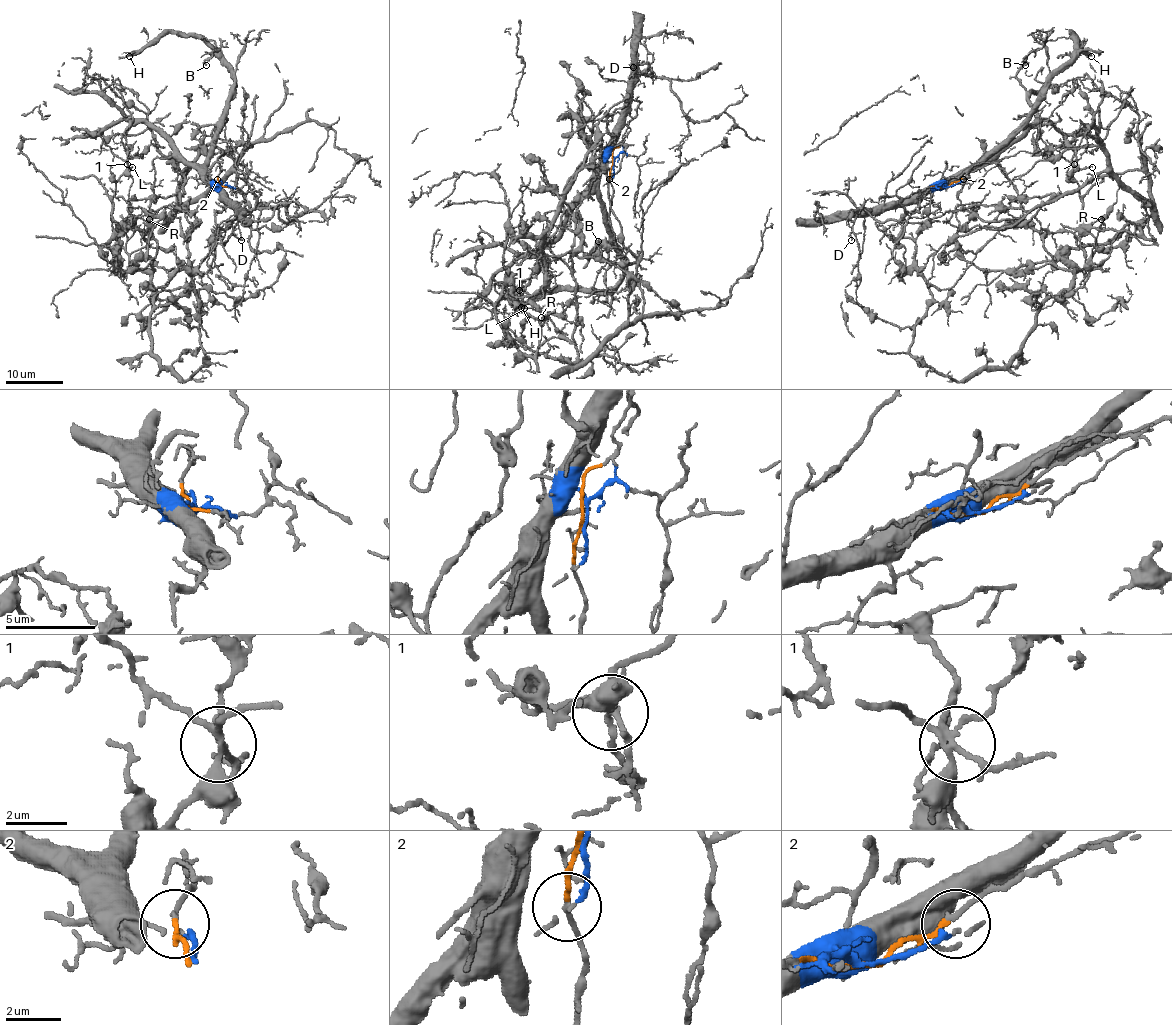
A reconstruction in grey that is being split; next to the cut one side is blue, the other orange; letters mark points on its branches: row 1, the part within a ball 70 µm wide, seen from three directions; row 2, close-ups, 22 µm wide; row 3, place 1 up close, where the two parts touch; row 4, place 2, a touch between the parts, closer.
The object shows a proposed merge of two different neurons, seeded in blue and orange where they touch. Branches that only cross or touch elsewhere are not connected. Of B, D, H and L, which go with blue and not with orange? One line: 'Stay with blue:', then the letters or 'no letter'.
Stay with blue: B, D, H, L

